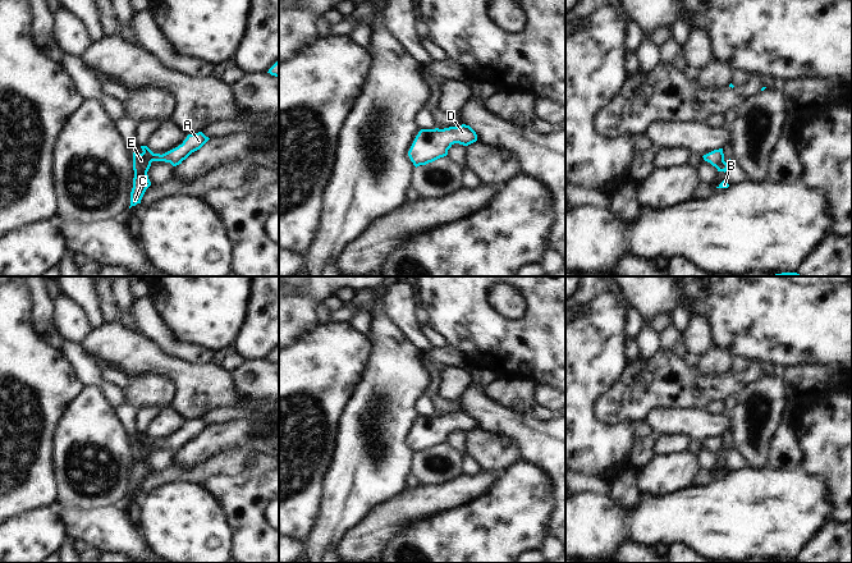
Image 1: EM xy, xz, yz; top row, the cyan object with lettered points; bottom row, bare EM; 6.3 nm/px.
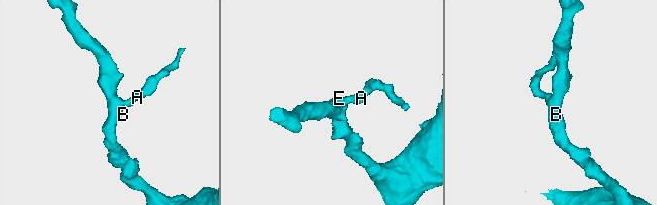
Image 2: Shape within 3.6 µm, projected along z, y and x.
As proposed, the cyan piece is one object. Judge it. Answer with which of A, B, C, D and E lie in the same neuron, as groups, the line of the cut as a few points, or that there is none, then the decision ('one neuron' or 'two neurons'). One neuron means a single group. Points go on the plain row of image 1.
groups A B C D E; cut none; one neuron

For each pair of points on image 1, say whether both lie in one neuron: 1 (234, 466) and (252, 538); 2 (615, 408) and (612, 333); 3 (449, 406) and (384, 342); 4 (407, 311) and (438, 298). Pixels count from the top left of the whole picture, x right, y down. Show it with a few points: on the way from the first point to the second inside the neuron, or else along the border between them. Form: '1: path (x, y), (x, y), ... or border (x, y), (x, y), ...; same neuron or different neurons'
1: border (265, 472), (260, 476), (214, 475), (207, 480); different neurons
2: border (627, 364), (623, 372), (595, 404); different neurons
3: border (433, 389), (427, 393); different neurons
4: border (417, 289), (418, 297); different neurons

